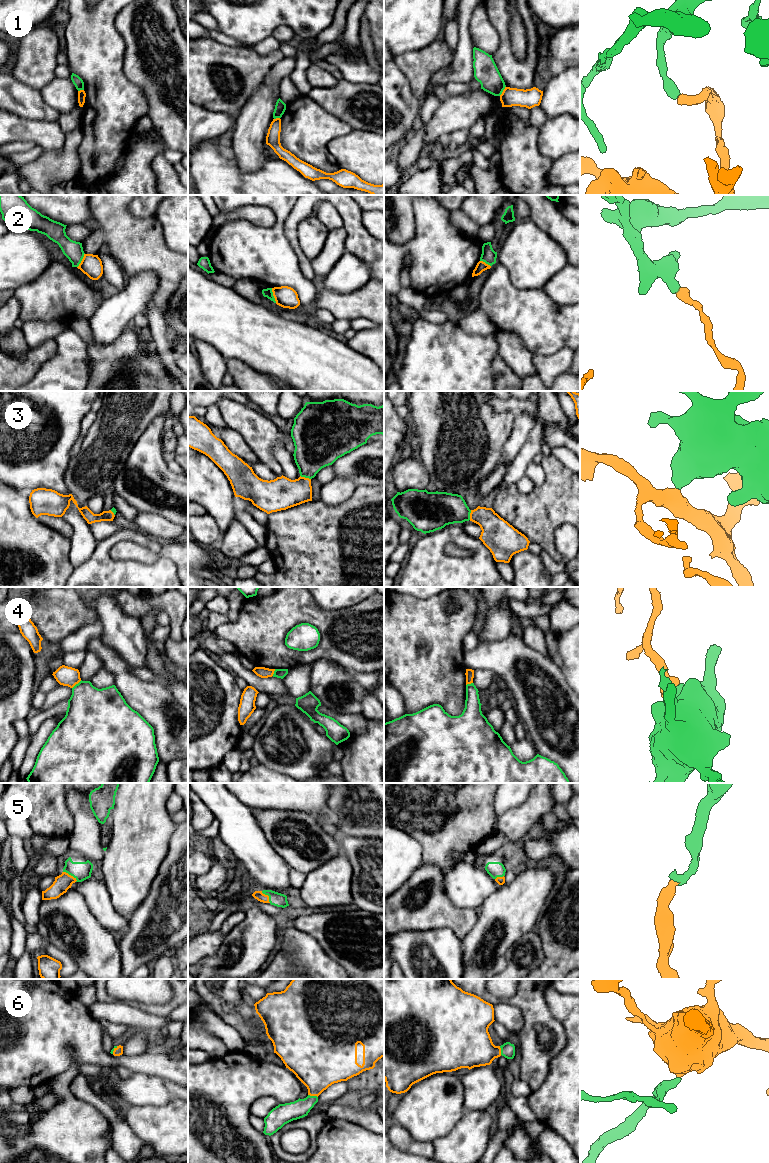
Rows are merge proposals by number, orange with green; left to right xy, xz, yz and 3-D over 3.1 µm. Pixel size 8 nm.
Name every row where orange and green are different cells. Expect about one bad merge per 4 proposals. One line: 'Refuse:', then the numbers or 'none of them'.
Refuse: 1, 2, 4

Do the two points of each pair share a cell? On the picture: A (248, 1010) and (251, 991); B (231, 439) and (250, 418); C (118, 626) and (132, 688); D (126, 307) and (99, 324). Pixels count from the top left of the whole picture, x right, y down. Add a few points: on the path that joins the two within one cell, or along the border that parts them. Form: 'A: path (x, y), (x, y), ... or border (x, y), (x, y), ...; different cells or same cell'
A: border (242, 989), (253, 1004); different cells
B: border (227, 427), (236, 431), (252, 451); different cells
C: border (108, 647), (132, 667); different cells
D: path (119, 311), (106, 324); same cell

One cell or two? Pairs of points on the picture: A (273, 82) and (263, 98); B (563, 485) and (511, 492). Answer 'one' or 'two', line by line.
A: two
B: one

